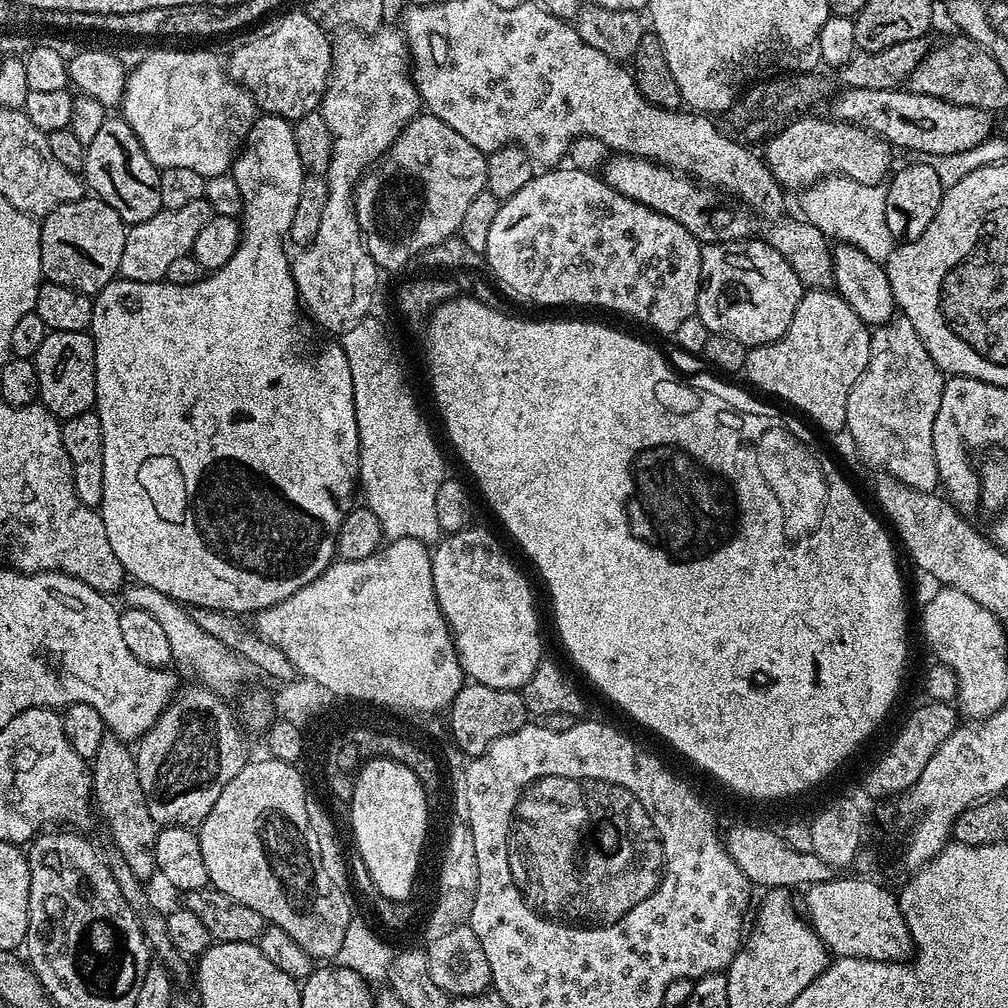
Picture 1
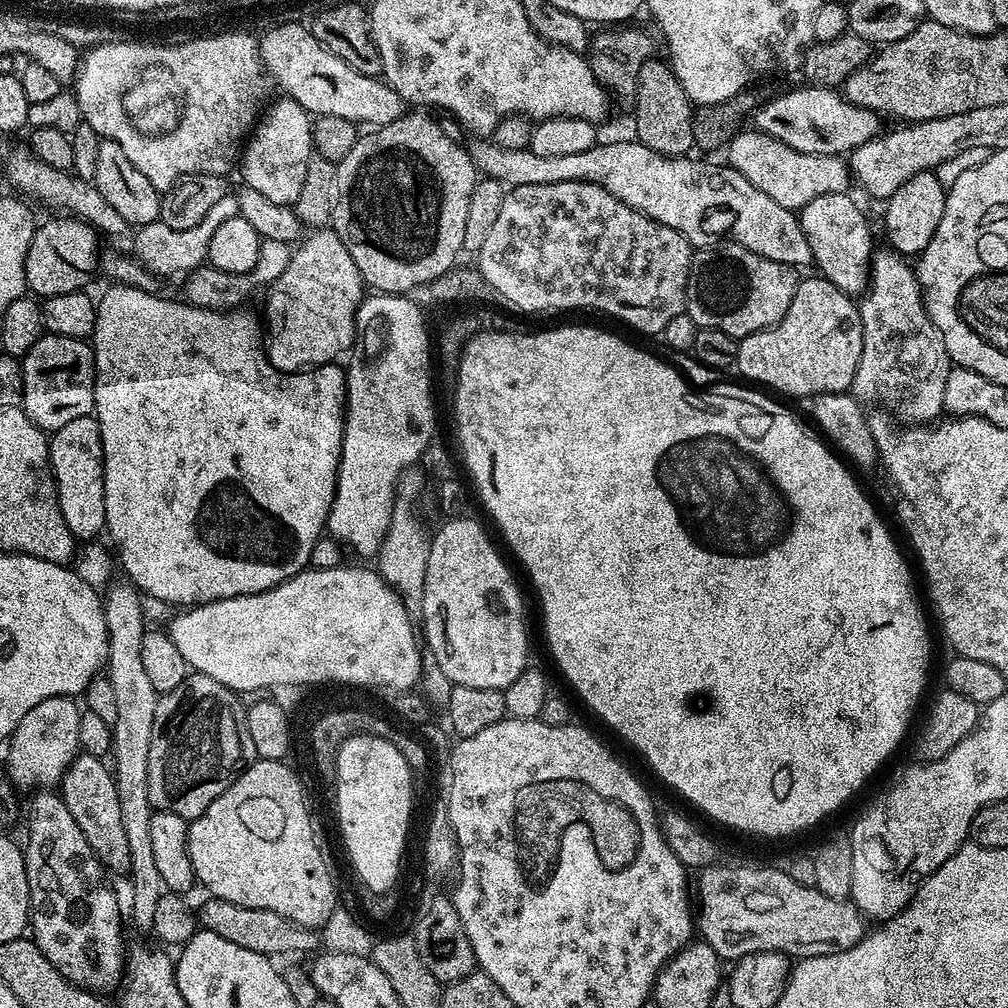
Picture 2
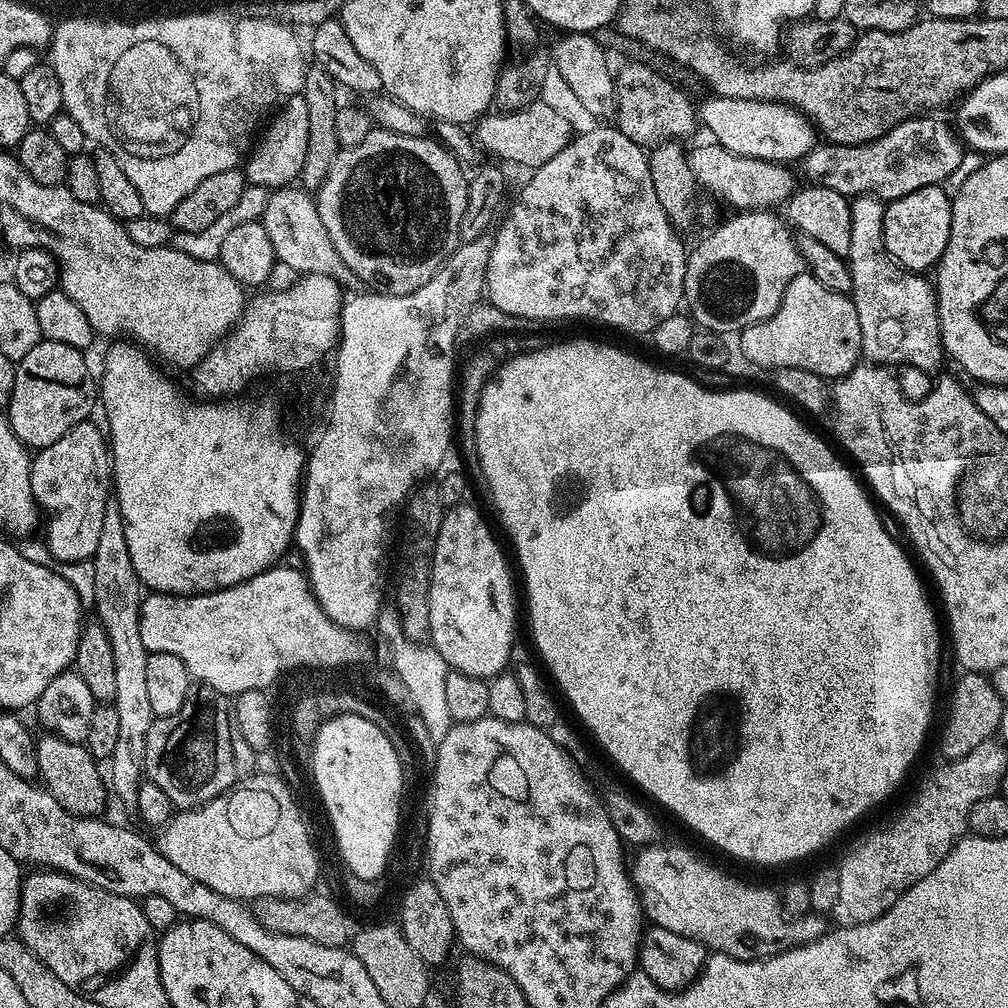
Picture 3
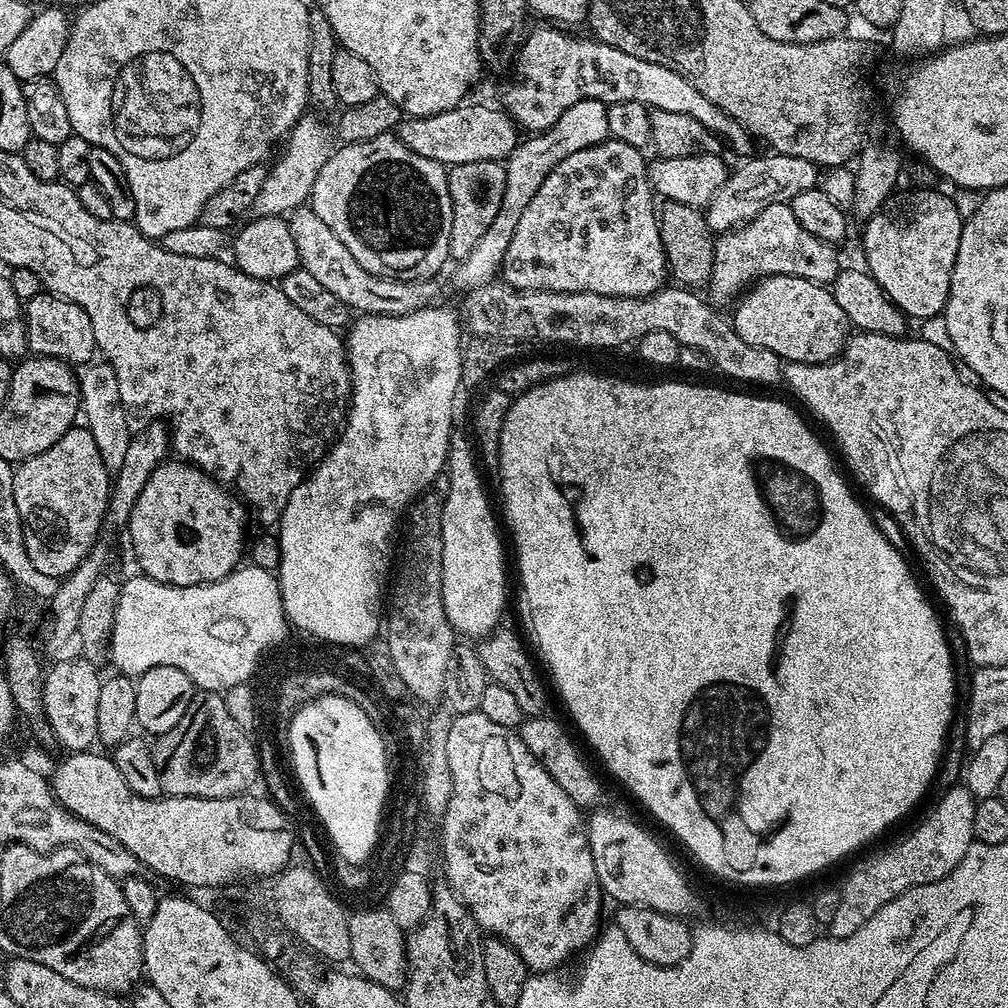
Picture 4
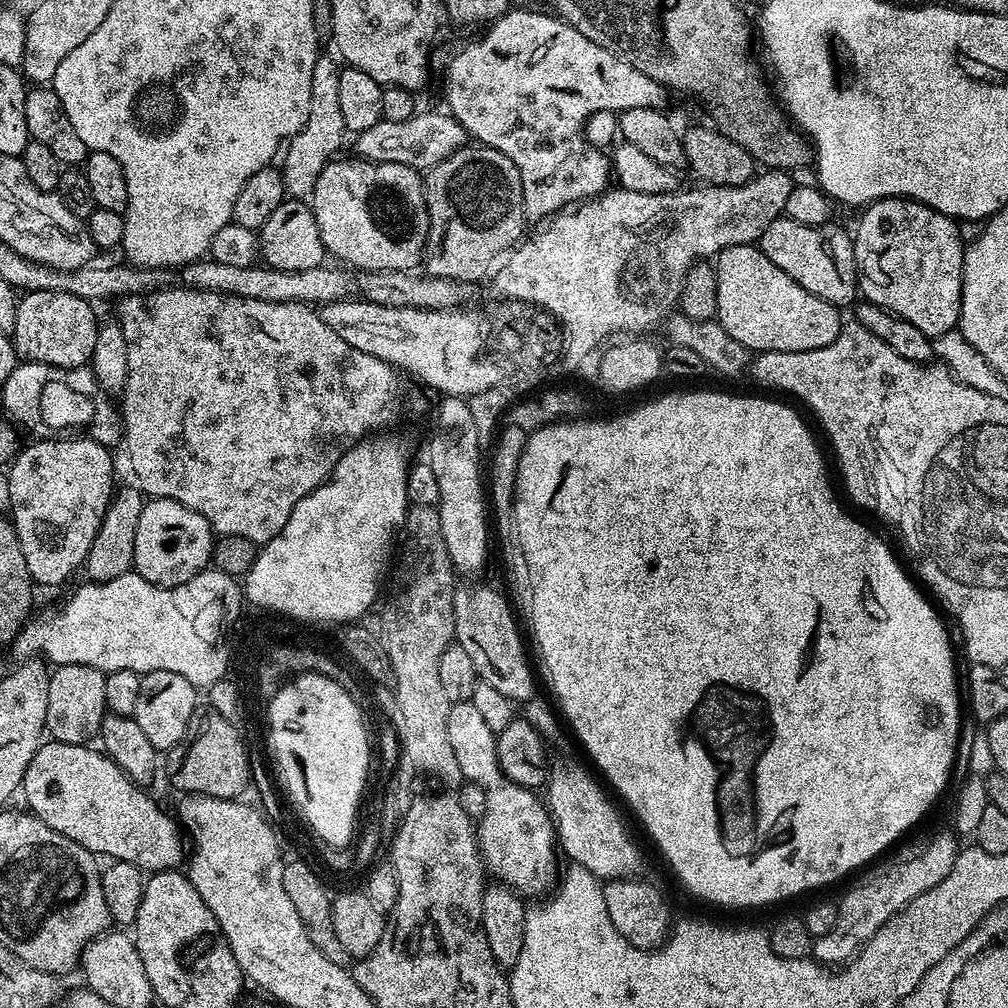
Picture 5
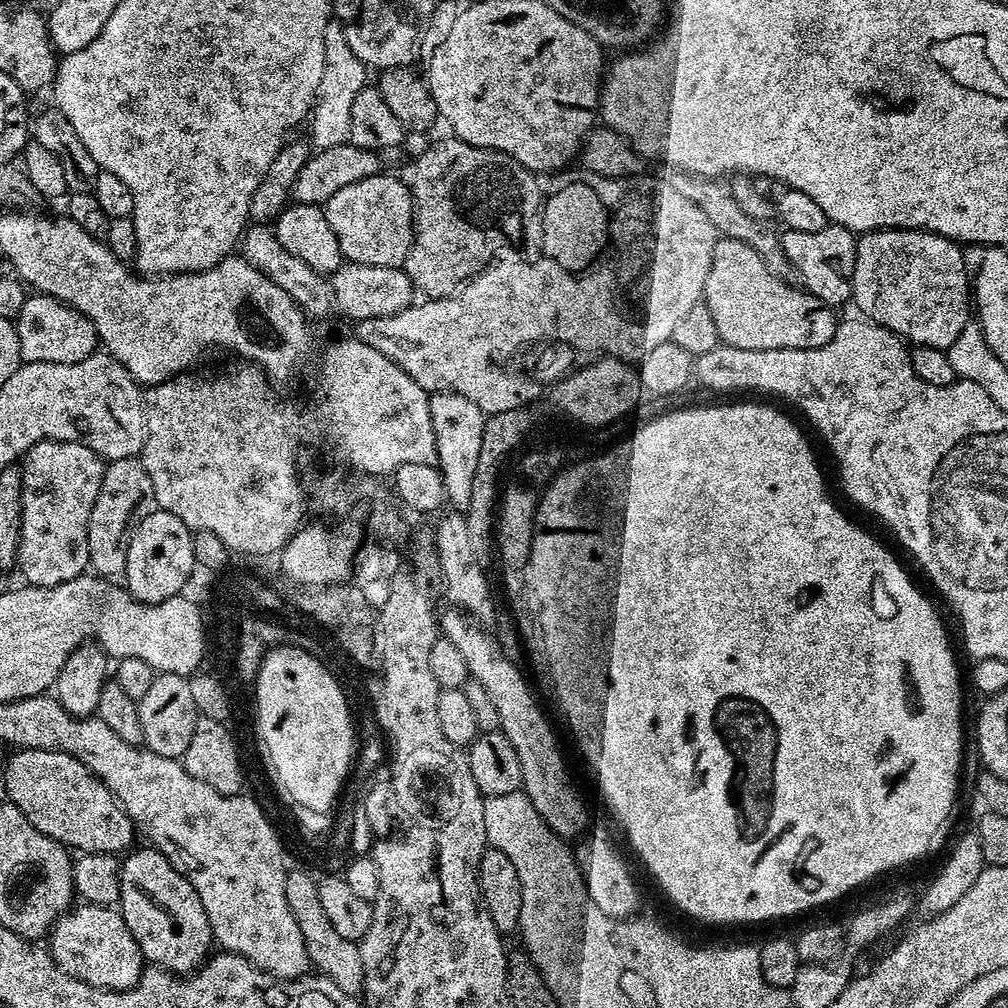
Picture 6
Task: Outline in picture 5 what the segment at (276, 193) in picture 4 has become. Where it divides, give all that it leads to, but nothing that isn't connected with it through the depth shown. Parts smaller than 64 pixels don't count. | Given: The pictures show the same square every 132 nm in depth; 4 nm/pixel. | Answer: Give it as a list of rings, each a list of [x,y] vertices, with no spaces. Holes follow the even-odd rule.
[[[321,55],[314,66],[314,82],[310,86],[310,118],[306,118],[306,126],[293,136],[287,145],[288,157],[282,163],[284,186],[287,195],[292,198],[311,197],[314,186],[318,182],[318,174],[328,164],[331,164],[340,143],[346,137],[346,129],[342,122],[341,103],[338,102],[338,80],[340,68],[337,61]],[[336,63],[336,64],[335,64]],[[336,152],[336,153],[335,153]]]

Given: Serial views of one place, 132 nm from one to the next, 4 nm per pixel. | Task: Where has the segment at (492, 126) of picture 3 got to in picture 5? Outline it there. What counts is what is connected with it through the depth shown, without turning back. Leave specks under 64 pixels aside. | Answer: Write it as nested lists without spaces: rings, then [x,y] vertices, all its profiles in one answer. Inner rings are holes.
[[[417,111],[415,116],[406,118],[406,122],[379,120],[370,130],[362,130],[355,137],[355,155],[361,160],[374,162],[398,162],[398,166],[410,166],[417,170],[433,168],[442,158],[454,154],[469,143],[470,137],[464,127],[447,111]]]

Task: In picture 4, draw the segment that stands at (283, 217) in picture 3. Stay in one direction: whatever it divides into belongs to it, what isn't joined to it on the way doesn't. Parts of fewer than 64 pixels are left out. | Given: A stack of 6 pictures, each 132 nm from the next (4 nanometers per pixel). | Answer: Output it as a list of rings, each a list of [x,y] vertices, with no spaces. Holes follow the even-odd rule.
[[[301,206],[287,217],[290,226],[290,234],[294,234],[294,246],[298,246],[298,258],[300,267],[306,269],[321,286],[326,286],[326,290],[332,291],[337,298],[342,298],[350,310],[357,308],[357,313],[380,315],[380,316],[401,316],[410,314],[419,308],[429,307],[436,296],[436,288],[432,285],[431,279],[426,280],[396,280],[393,276],[375,276],[370,274],[342,246],[338,234],[314,214],[310,206]]]

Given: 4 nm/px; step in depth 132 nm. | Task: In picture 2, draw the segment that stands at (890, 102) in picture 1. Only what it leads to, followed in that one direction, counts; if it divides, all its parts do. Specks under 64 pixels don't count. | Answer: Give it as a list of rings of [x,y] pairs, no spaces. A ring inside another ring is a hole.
[[[803,86],[793,92],[784,92],[772,101],[756,109],[755,131],[773,136],[778,142],[798,150],[802,154],[826,154],[843,157],[858,146],[881,135],[881,117],[862,106],[845,100],[839,91],[831,88]]]

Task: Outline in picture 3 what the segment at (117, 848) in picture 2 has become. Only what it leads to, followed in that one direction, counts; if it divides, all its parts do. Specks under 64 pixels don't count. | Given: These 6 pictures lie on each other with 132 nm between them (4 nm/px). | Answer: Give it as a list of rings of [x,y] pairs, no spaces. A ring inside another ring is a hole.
[[[44,734],[37,739],[39,777],[45,789],[55,801],[72,816],[103,815],[106,800],[110,794],[104,777],[99,770],[99,763],[90,754],[87,745],[79,741],[63,739],[55,734]]]

